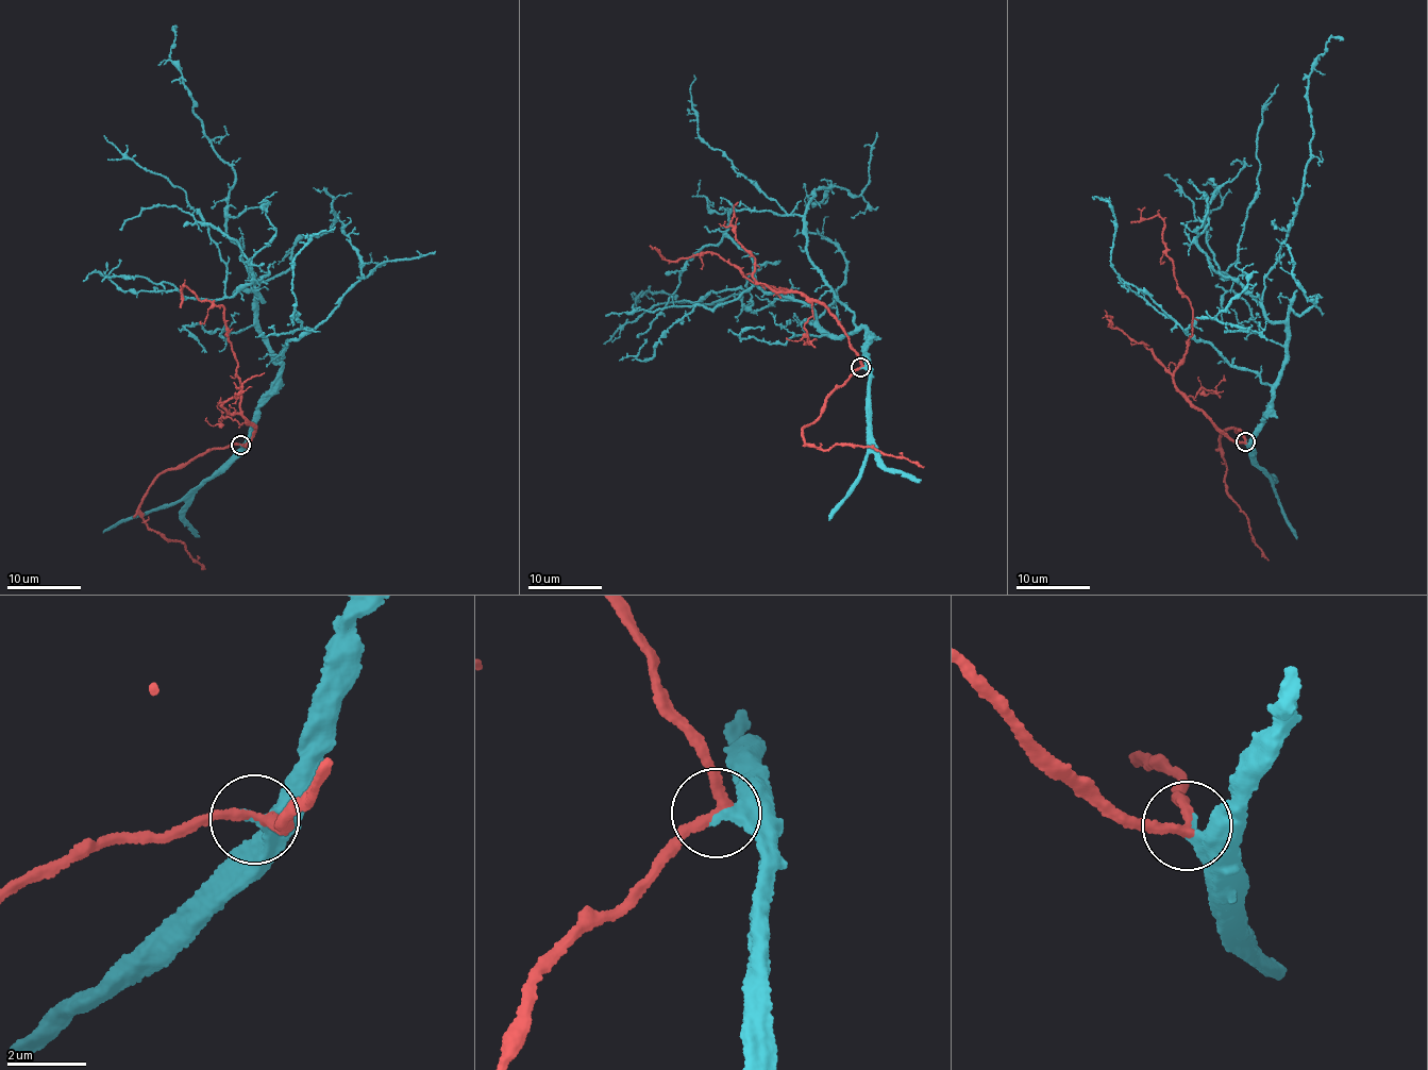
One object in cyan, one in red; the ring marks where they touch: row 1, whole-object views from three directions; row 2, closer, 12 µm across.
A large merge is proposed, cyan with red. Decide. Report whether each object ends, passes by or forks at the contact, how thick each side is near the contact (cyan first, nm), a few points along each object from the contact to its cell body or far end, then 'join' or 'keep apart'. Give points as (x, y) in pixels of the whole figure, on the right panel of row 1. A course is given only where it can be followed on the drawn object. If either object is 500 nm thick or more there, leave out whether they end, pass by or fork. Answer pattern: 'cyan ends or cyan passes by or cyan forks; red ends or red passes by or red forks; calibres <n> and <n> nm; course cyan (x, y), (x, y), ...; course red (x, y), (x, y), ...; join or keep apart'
cyan ends; red passes by; calibres 380 and 240 nm; course cyan (1245, 441), (1288, 344), (1288, 327), (1266, 318), (1265, 278), (1307, 170), (1308, 76), (1331, 36), (1344, 39); course red (1245, 441), (1176, 387), (1174, 370), (1192, 334), (1190, 301), (1173, 277), (1162, 218), (1130, 222); join

